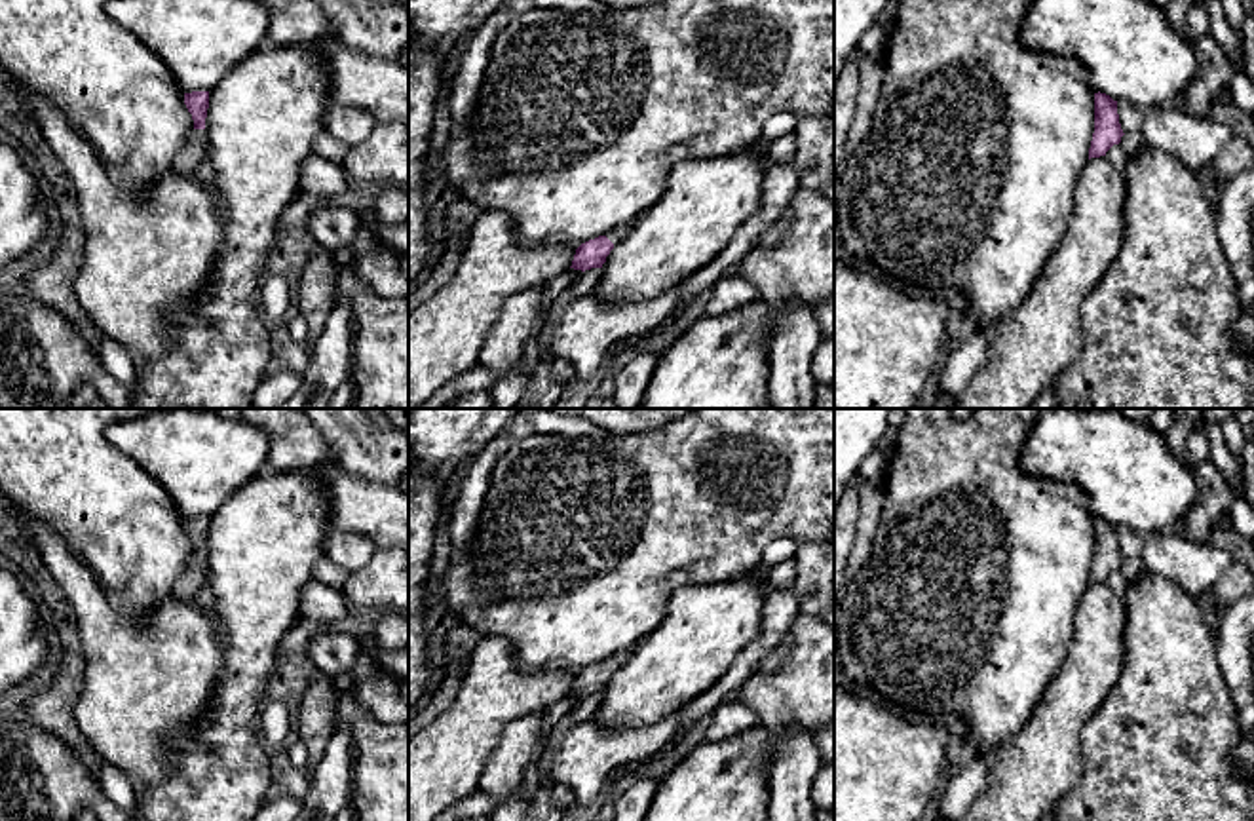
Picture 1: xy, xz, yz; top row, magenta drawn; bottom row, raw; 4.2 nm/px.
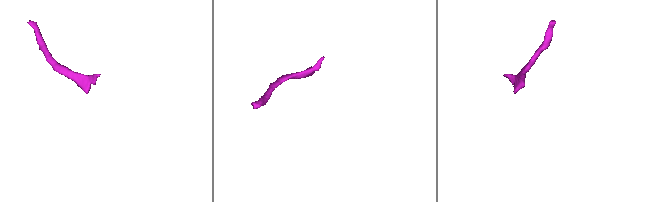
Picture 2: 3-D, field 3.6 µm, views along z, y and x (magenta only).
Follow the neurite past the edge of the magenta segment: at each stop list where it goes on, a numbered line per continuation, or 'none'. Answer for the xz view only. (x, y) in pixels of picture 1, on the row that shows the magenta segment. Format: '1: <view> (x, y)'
1: xz (616, 234)

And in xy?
1: xy (192, 154)

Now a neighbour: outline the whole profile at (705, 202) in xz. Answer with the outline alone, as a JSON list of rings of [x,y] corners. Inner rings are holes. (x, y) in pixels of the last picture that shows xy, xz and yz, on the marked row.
[[[758,143],[737,154],[676,163],[667,175],[665,194],[606,257],[593,295],[618,304],[656,300],[716,258],[737,228],[758,213],[766,160],[768,148]]]

